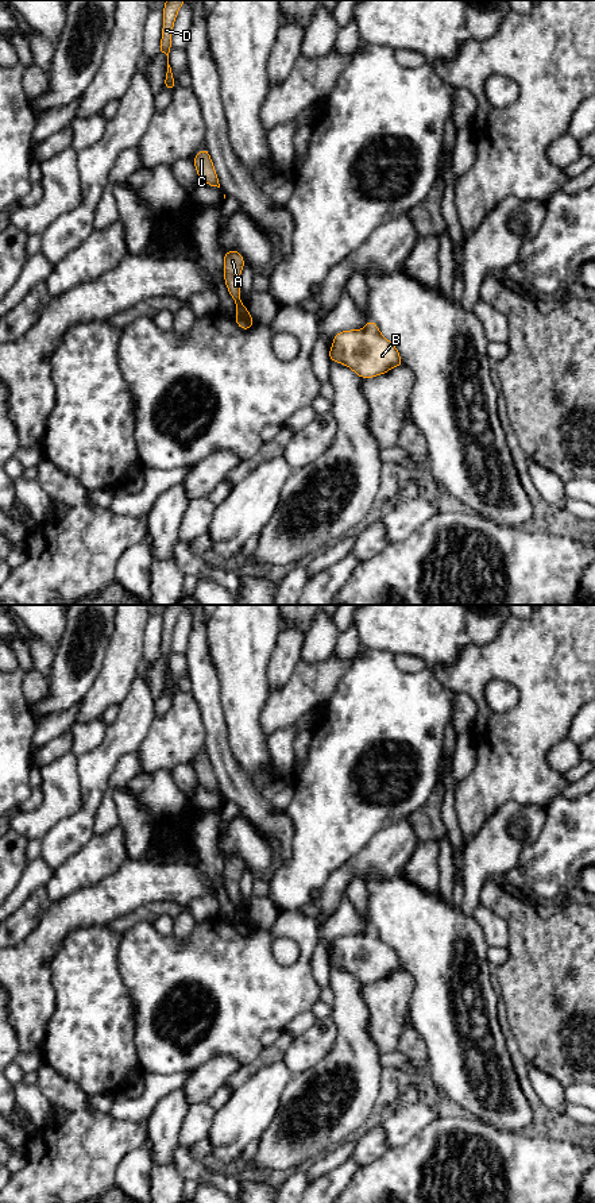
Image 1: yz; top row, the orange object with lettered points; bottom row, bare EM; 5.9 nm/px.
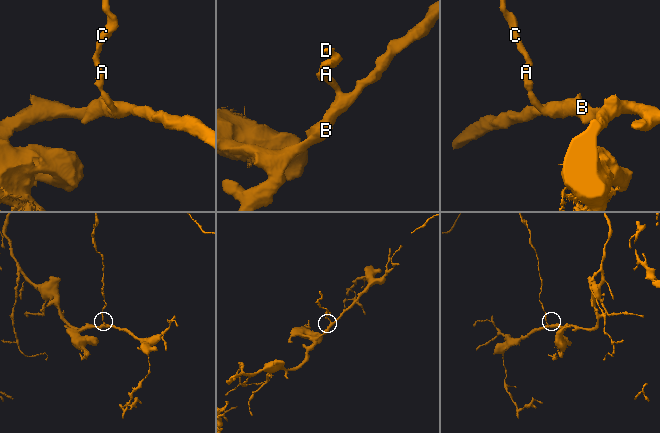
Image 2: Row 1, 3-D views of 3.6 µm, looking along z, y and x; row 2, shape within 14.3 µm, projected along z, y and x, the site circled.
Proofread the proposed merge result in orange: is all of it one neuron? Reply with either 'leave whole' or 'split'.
split

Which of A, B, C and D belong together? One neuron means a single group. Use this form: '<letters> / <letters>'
A C D / B

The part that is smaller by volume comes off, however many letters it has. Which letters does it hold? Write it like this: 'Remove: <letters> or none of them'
Remove: A, C, D

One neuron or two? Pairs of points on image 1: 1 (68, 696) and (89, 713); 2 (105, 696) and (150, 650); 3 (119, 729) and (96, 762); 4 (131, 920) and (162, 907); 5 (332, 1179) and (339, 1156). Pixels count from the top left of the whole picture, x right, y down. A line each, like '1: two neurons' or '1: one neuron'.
1: one neuron
2: two neurons
3: one neuron
4: one neuron
5: two neurons

